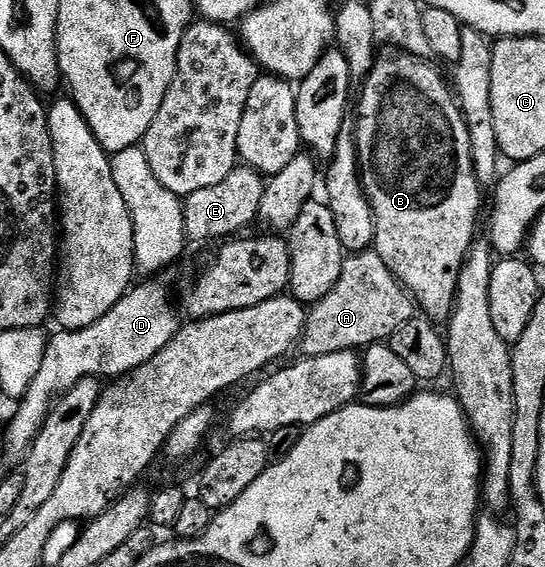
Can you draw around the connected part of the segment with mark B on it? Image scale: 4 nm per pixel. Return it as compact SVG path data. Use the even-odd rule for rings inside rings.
M391 56L395 58L380 57L375 67L369 72L369 76L362 79L363 91L359 94L359 103L354 103L355 114L359 119L353 125L355 135L355 147L359 153L359 177L363 184L363 191L367 197L368 204L375 217L375 240L373 249L381 260L393 272L393 276L403 285L403 289L415 299L416 307L426 317L436 323L446 323L451 316L451 310L455 306L455 293L457 292L457 280L467 260L467 253L471 250L471 243L476 241L475 221L479 218L479 189L481 183L475 177L475 165L471 162L471 134L467 131L465 115L459 108L459 103L453 93L452 87L434 70L430 61L410 56Z

